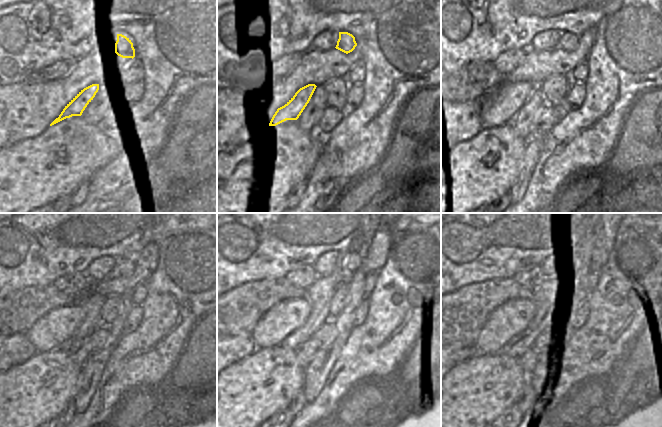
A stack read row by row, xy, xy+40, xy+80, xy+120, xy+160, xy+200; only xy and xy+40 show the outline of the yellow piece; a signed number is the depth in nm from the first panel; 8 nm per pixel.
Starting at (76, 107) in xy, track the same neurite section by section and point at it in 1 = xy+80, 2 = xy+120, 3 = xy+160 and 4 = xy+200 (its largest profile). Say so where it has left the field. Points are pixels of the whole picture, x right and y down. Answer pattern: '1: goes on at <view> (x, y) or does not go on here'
1: goes on at xy+80 (499, 107)
2: goes on at xy+120 (59, 324)
3: goes on at xy+160 (284, 318)
4: goes on at xy+200 (510, 318)

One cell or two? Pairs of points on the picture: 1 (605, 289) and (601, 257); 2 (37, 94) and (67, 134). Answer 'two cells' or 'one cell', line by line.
1: two cells
2: two cells

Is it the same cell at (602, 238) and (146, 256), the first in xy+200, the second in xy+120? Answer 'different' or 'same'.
same

